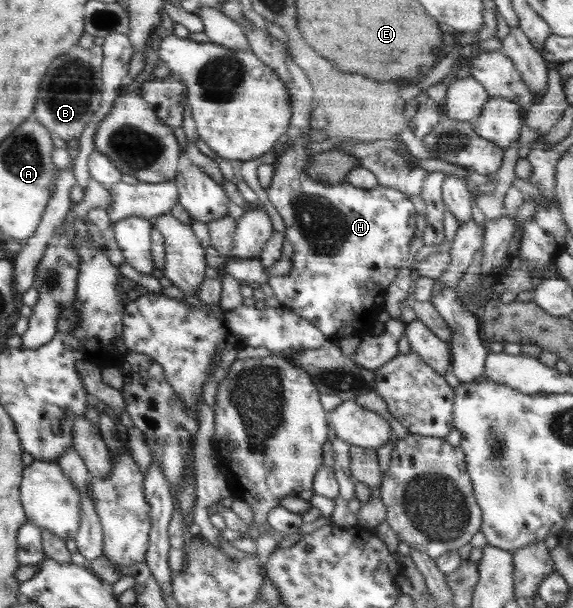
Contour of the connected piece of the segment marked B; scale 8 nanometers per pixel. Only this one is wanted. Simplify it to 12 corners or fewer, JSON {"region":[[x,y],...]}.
{"region":[[74,47],[42,80],[34,117],[80,139],[100,111],[104,49]]}

